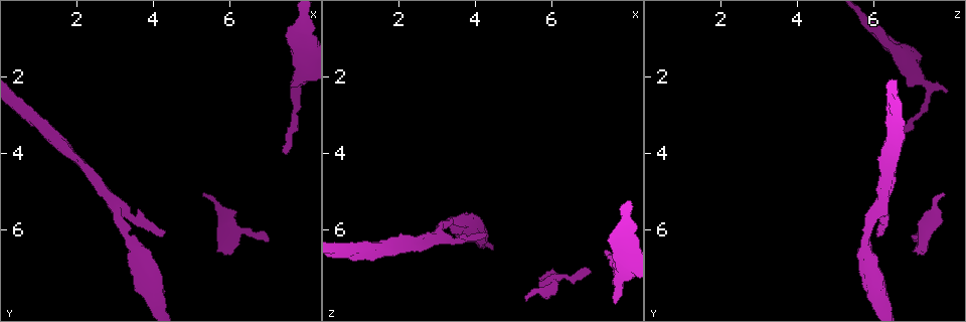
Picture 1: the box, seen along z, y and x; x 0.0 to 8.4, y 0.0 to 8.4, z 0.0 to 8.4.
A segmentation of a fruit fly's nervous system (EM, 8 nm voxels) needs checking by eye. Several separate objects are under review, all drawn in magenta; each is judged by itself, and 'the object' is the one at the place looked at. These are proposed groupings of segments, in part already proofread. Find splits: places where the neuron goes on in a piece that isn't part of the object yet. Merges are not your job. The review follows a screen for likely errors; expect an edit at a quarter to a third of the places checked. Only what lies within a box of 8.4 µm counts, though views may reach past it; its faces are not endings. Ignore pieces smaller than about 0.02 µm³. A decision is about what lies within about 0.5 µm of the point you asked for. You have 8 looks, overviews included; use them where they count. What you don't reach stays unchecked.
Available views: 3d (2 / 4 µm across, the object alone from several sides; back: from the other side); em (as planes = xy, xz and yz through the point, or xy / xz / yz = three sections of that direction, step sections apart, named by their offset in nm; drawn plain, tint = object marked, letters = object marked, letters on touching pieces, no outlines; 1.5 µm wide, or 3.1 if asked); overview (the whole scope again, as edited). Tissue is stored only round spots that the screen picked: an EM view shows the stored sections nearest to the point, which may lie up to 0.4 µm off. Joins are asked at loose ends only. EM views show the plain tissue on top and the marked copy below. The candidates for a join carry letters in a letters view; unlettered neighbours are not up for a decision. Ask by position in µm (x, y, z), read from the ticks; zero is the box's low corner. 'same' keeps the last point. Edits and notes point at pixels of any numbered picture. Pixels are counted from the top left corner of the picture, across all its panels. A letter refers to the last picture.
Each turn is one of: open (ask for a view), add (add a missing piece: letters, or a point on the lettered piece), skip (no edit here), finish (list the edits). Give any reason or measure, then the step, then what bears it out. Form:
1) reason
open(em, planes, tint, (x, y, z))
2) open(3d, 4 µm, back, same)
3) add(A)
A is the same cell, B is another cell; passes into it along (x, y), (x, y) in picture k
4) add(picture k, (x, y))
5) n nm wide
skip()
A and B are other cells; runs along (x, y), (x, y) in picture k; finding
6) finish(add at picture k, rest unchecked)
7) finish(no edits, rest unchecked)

free end
open(em, xz, step 8, letters, (4.25, 6.05, 6.05))

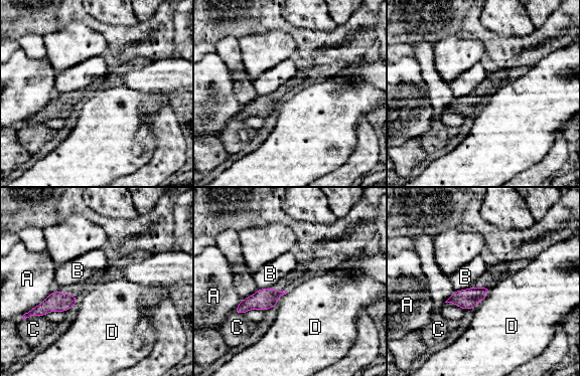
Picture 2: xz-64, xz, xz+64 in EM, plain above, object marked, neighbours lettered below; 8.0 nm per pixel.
skip()
A, B, C and D are other cells; border along (472, 287), (454, 291) in picture 2; no lettered piece goes on from it

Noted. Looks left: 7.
branch stops here
open(em, planes, tint, (7.60, 1.25, 6.45))

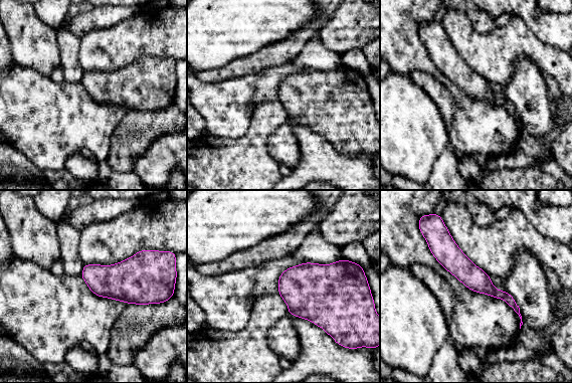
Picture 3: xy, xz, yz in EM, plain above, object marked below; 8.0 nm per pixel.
open(em, planes, letters, same)

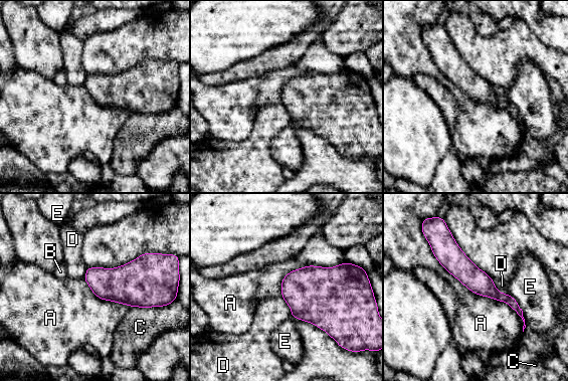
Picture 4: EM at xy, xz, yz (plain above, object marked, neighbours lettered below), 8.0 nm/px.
skip()
A, B, C, D and E are other cells; runs along (448, 238), (448, 251), (519, 311) in picture 4; none of them fits

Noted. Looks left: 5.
tapers out
open(em, xy, step 8, tint, (7.45, 4.05, 6.60))

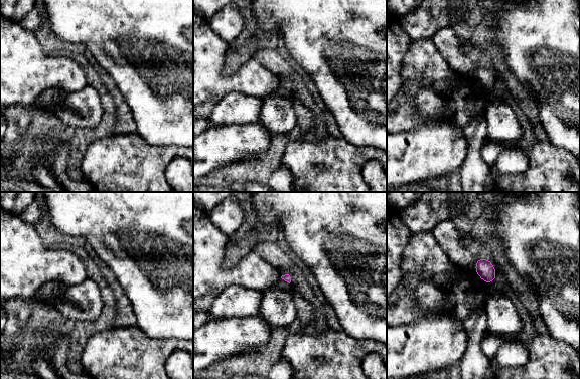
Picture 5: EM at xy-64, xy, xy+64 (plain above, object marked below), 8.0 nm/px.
another direction
open(em, planes, letters, same)

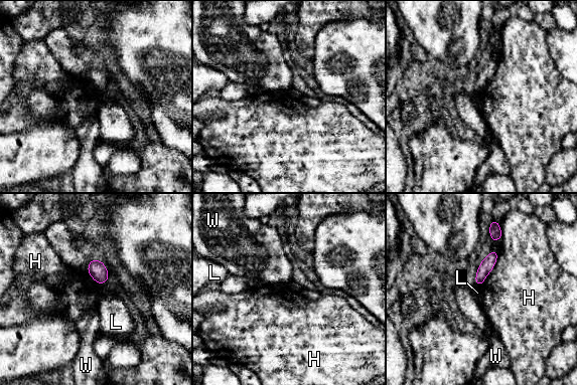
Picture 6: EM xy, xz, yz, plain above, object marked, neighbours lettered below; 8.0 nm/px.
skip()
H, L and W are other cells; border along (498, 251), (493, 268), (478, 285) in picture 6; no lettered piece goes on from it

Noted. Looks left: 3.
finish(no edits, rest unchecked)

